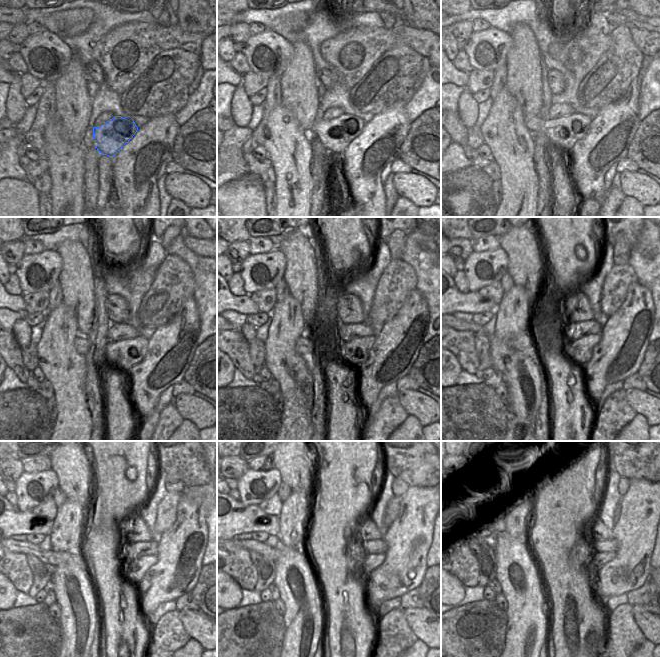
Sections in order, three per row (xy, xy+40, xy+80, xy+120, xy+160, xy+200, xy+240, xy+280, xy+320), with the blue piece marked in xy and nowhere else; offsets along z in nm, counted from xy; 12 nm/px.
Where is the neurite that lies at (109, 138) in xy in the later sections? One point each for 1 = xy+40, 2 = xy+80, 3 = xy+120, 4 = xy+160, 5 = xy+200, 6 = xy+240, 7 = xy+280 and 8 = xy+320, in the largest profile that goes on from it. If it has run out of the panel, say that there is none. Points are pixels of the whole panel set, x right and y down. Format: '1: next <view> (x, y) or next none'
1: next xy+40 (335, 135)
2: next xy+80 (564, 132)
3: next xy+120 (127, 353)
4: next xy+160 (354, 352)
5: next xy+200 (581, 350)
6: next xy+240 (136, 570)
7: next xy+280 (371, 562)
8: next xy+320 (600, 558)

